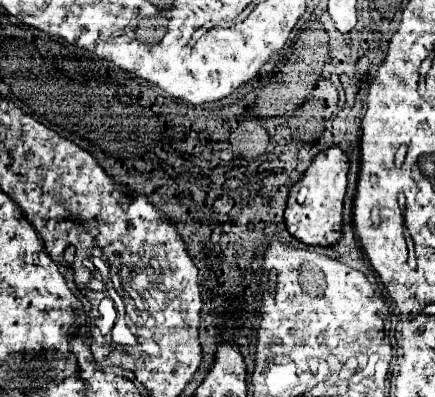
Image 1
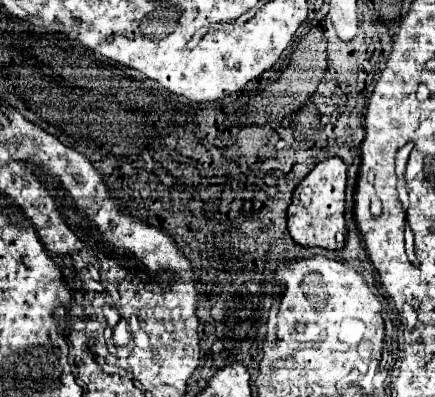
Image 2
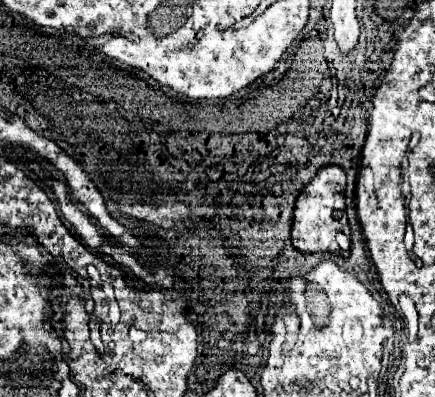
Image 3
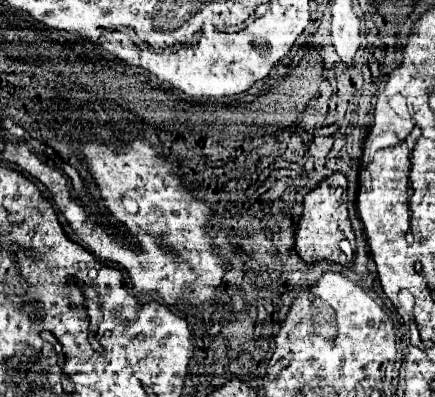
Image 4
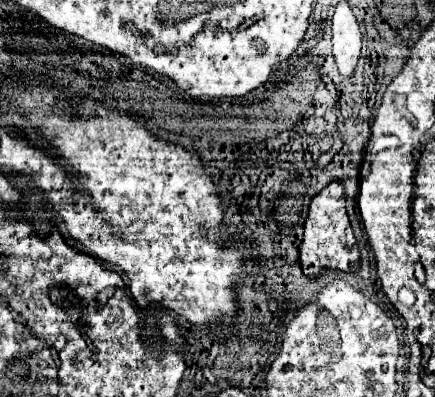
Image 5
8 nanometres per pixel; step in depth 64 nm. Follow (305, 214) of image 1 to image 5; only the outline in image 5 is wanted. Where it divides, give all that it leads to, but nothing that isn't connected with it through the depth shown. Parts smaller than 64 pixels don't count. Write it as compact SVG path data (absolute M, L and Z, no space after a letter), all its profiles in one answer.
M334 180L310 200L308 218L304 222L304 238L298 250L300 250L302 272L310 278L318 276L322 268L338 268L344 272L354 272L360 266L360 252L358 252L356 238L354 238L354 232L346 214L342 182Z

